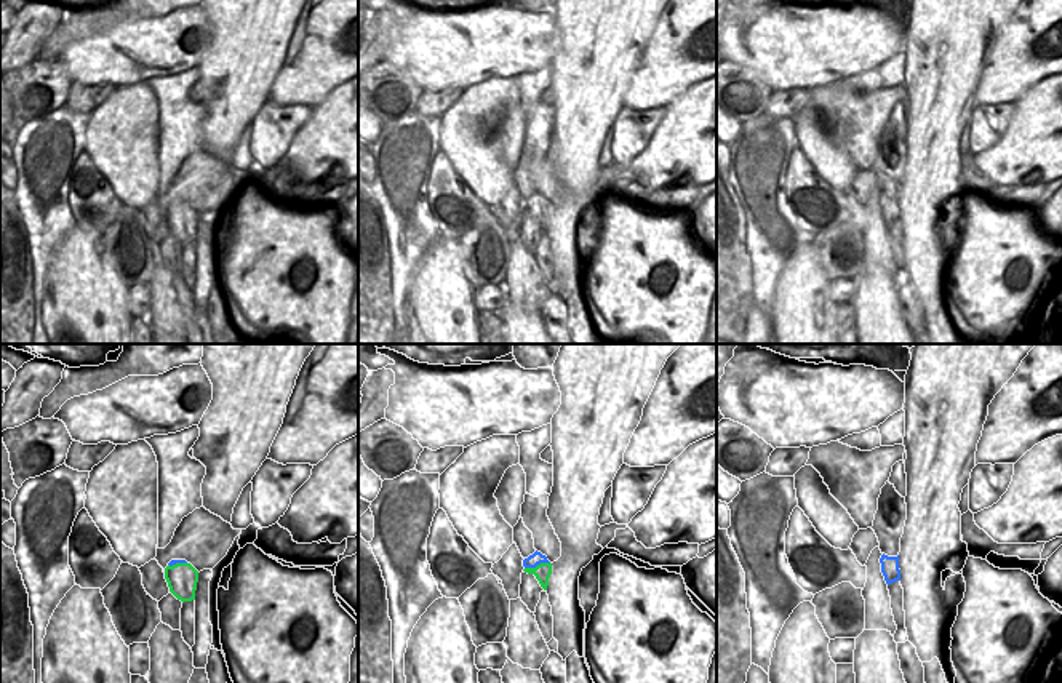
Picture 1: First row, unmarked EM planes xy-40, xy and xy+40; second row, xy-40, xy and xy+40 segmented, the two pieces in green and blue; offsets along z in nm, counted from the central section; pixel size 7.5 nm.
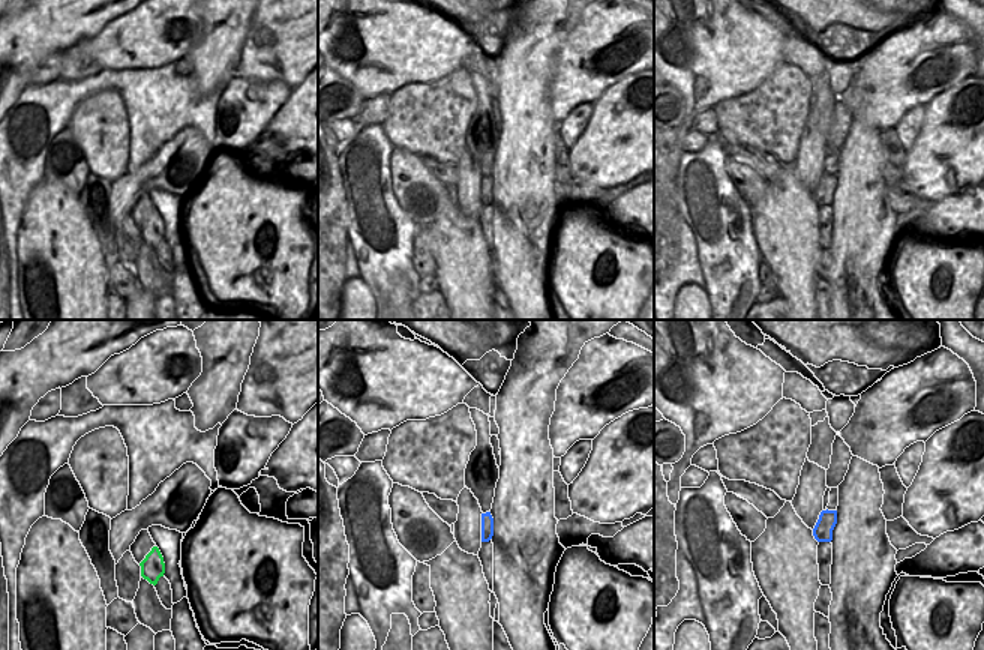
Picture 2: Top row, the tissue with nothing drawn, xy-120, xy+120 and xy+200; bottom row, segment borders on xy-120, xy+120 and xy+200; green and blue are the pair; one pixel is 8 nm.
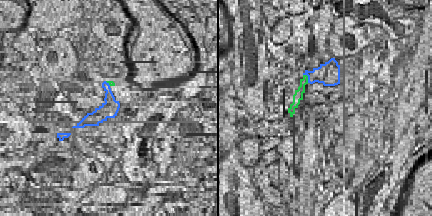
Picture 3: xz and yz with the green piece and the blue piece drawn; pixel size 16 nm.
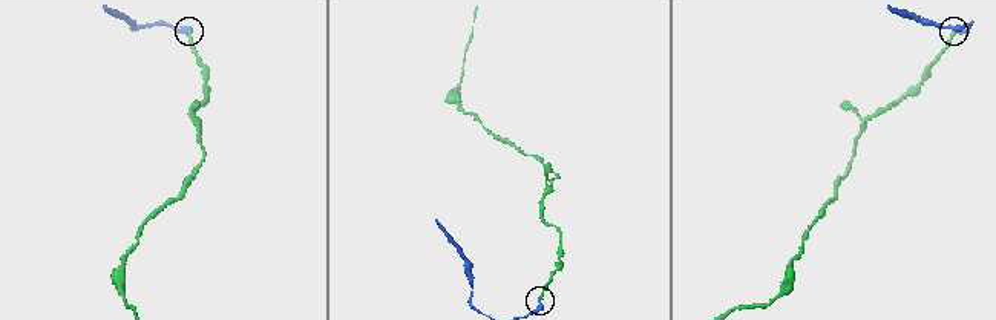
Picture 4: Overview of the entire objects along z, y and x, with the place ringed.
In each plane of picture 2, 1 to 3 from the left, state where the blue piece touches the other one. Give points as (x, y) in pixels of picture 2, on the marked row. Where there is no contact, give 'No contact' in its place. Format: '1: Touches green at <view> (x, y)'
1: No contact
2: No contact
3: No contact.

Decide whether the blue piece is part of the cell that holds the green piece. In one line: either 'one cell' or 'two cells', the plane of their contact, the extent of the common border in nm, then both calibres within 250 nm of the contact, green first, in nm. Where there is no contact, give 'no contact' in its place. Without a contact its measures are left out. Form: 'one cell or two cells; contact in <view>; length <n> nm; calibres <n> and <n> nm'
two cells; contact in xy; length 200 nm; calibres 130 and 100 nm

